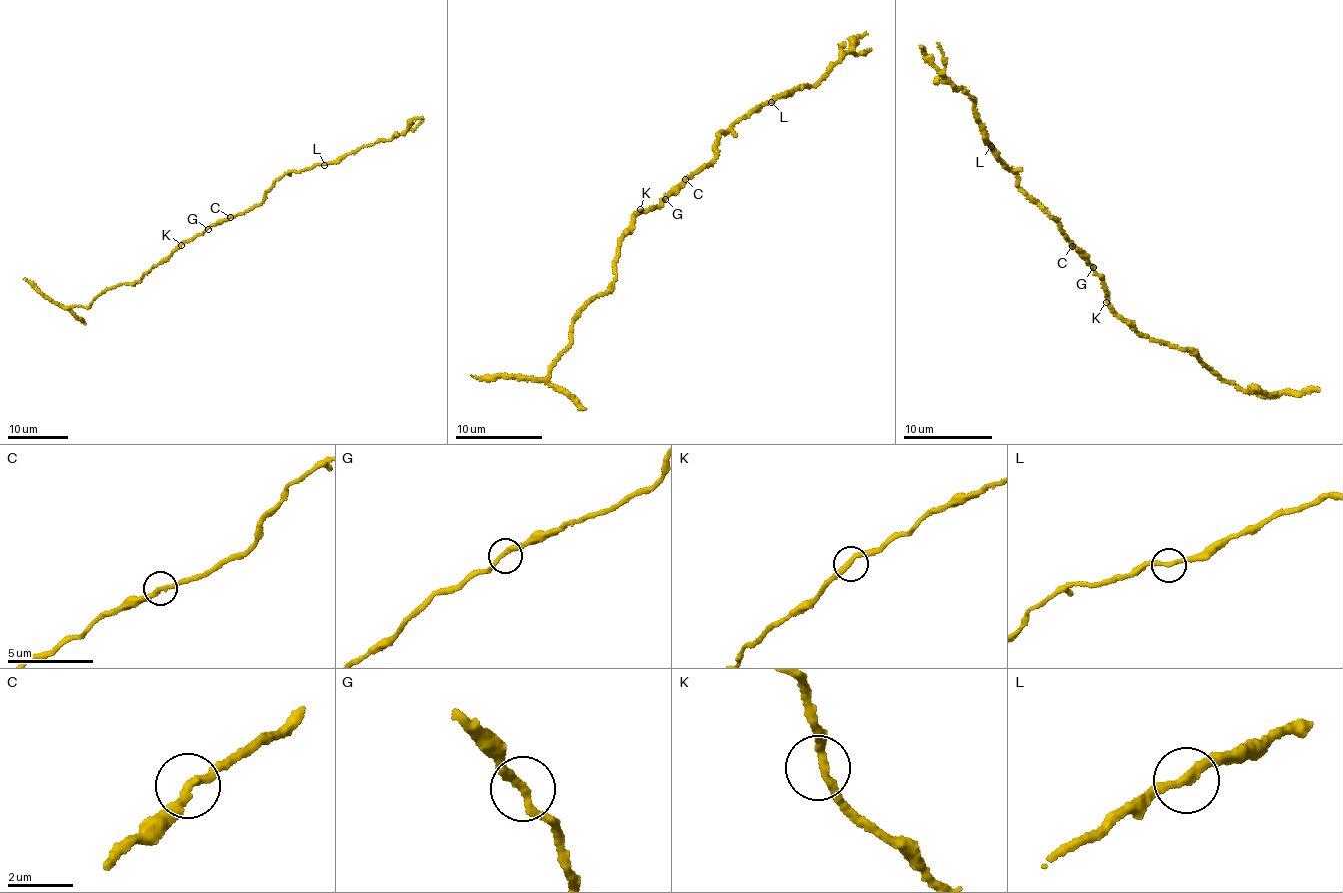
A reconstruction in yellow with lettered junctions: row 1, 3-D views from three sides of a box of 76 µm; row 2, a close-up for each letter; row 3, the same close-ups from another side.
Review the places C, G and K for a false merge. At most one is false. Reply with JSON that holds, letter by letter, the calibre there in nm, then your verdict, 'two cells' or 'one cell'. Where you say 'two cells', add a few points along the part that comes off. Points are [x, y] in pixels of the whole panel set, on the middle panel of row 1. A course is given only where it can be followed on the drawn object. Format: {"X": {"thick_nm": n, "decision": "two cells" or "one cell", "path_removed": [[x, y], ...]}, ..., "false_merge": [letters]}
{"C": {"thick_nm": 240, "decision": "one cell"}, "G": {"thick_nm": 280, "decision": "one cell"}, "K": {"thick_nm": 280, "decision": "one cell"}, "false_merge": []}

